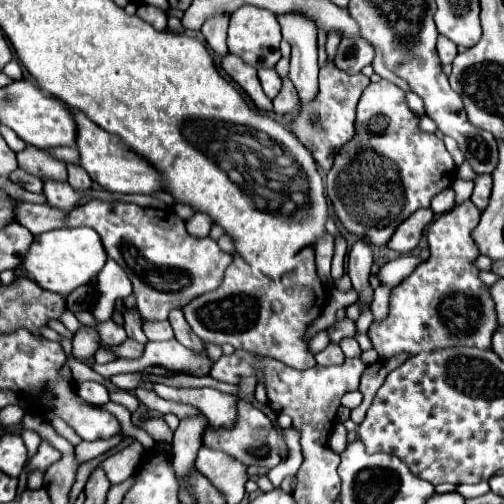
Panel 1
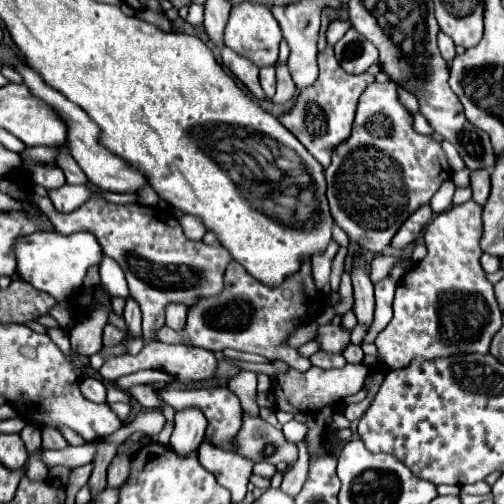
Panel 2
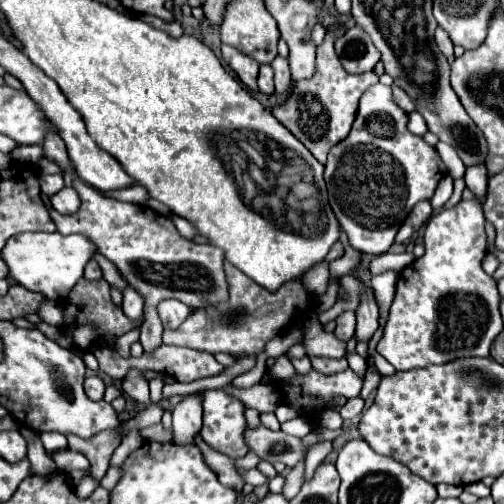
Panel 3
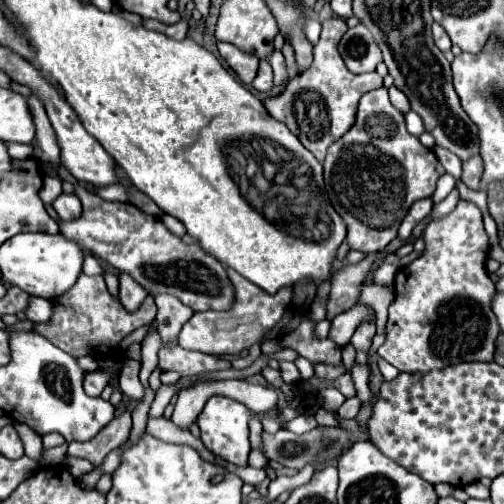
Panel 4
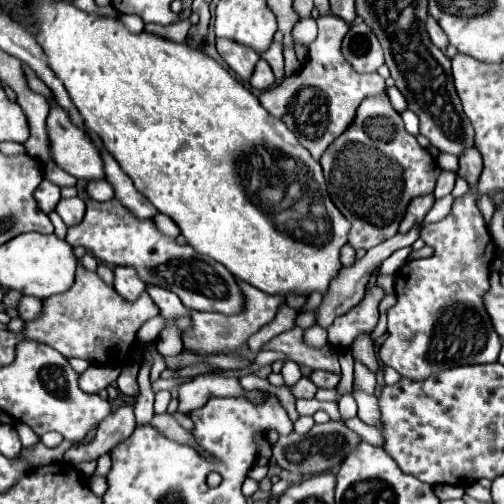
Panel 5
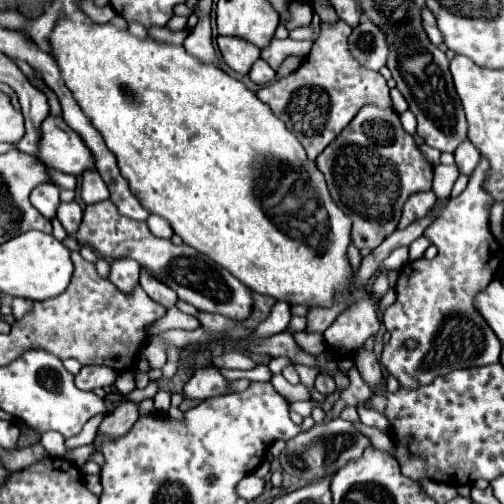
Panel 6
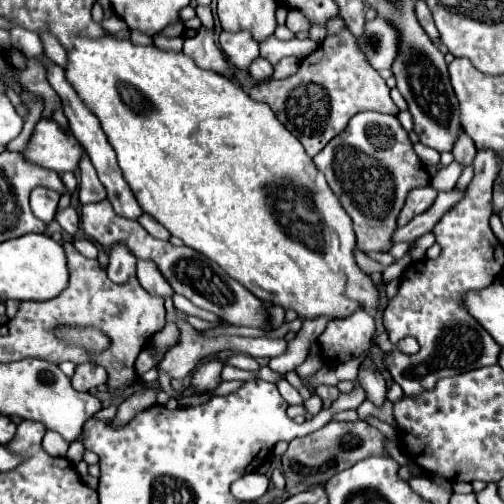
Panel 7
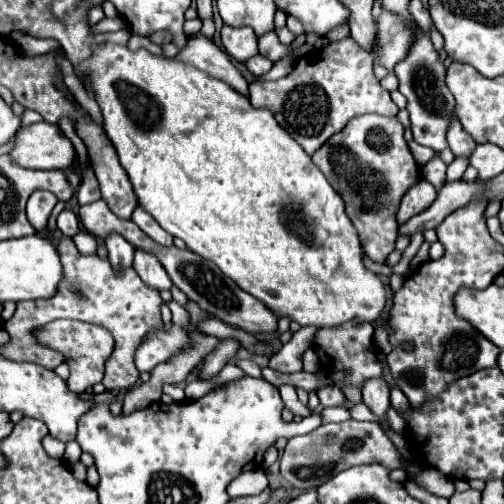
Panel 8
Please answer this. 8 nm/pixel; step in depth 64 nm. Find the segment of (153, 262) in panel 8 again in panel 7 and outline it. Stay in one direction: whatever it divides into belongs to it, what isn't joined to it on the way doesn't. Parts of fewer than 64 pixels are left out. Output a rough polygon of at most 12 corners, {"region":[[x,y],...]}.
{"region":[[138,260],[138,280],[146,292],[172,298],[172,288],[154,264]]}

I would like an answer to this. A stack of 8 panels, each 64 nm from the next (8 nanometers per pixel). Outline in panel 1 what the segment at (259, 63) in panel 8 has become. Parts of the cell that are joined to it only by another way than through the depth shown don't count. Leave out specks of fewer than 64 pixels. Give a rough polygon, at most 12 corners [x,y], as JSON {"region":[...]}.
{"region":[[272,68],[258,70],[268,98],[276,98],[282,88],[280,76]]}

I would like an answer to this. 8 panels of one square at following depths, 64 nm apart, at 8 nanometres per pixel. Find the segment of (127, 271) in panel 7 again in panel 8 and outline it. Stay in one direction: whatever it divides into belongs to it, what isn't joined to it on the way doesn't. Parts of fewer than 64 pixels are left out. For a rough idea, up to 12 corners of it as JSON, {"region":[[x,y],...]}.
{"region":[[108,236],[108,260],[116,270],[132,268],[134,248]]}

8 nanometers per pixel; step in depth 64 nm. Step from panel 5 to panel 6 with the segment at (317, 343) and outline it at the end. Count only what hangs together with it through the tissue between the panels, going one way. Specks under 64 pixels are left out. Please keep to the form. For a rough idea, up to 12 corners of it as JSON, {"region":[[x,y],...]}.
{"region":[[294,332],[297,344],[309,354],[326,350],[323,335]]}

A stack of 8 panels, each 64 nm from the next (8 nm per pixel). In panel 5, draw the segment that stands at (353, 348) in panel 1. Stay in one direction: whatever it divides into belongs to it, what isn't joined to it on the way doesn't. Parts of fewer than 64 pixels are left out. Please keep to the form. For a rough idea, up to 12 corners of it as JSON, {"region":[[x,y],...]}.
{"region":[[366,392],[352,394],[358,416],[370,426],[378,424],[378,398]]}

